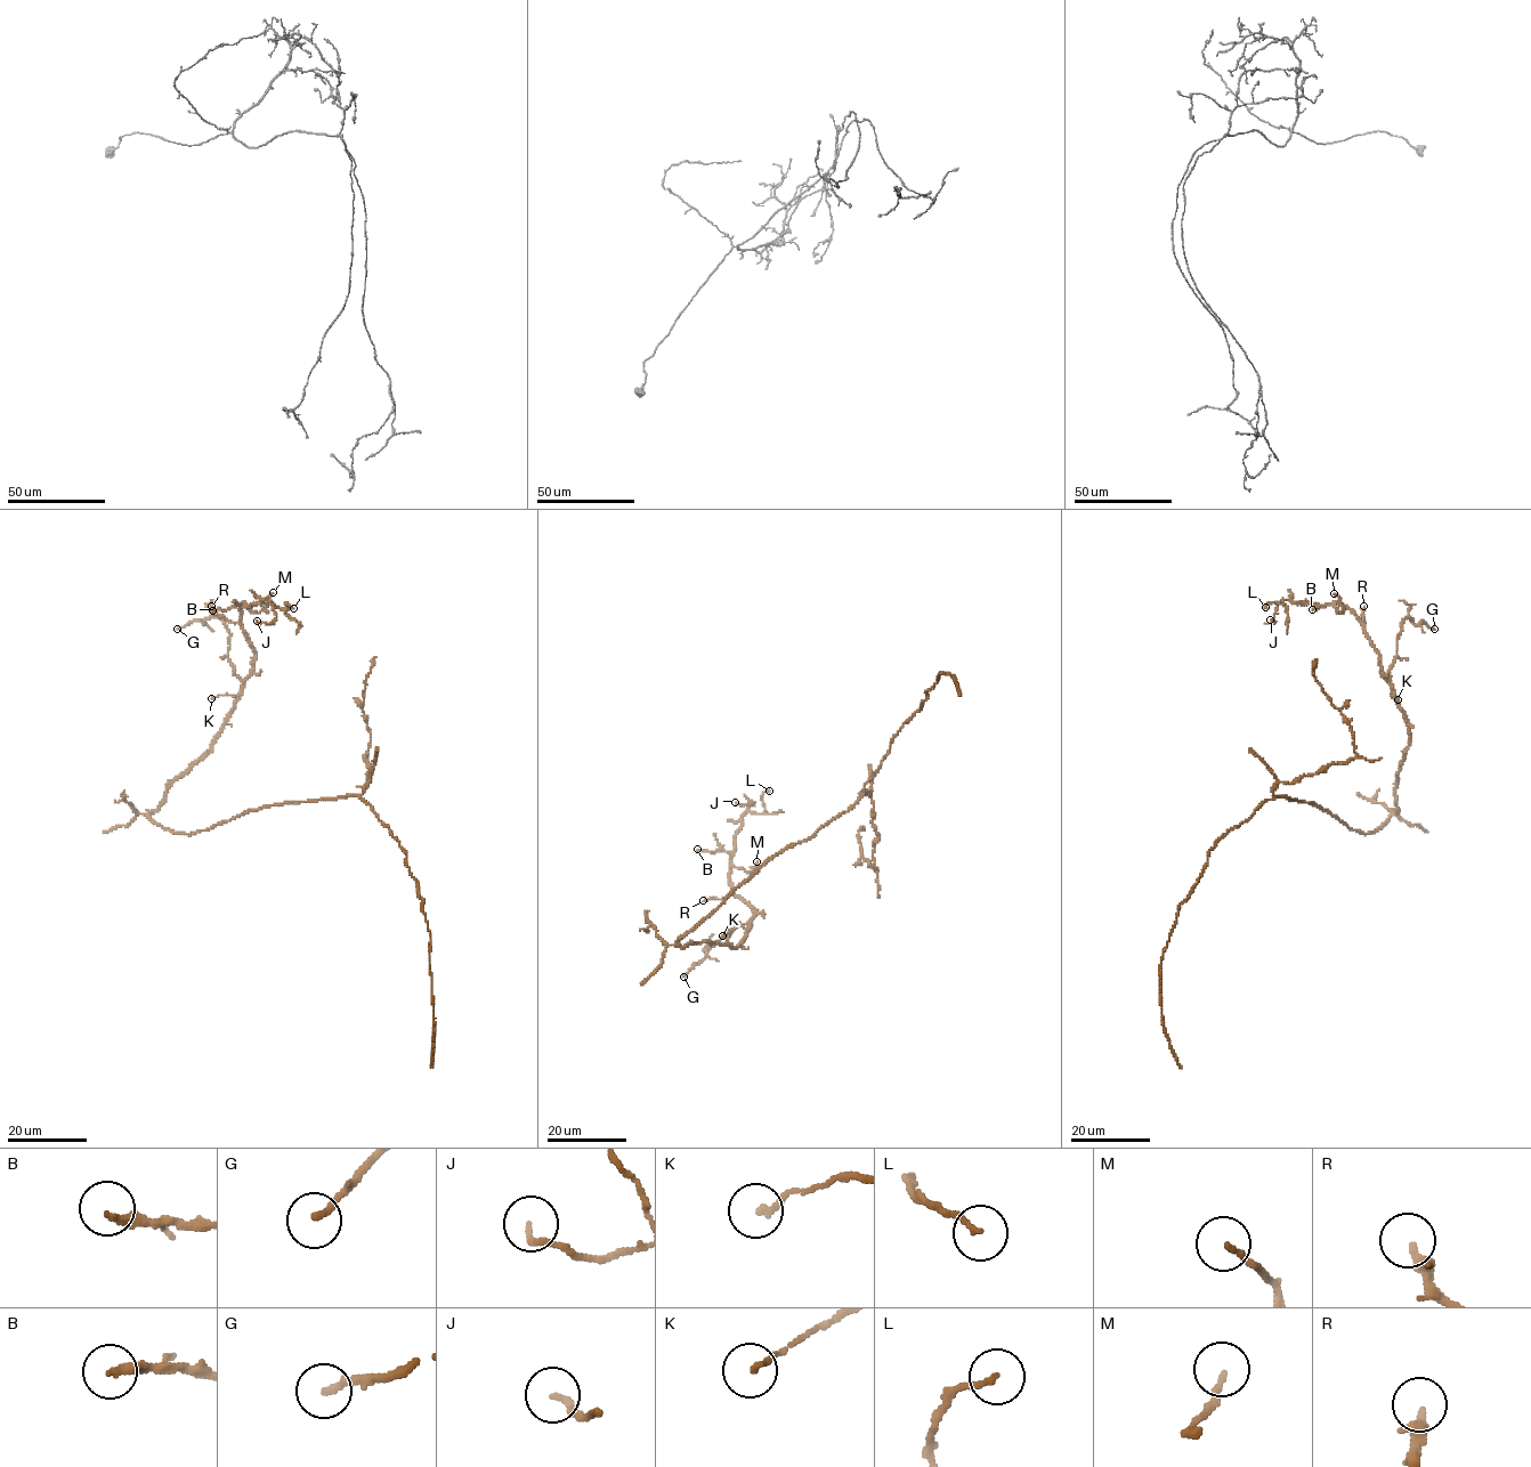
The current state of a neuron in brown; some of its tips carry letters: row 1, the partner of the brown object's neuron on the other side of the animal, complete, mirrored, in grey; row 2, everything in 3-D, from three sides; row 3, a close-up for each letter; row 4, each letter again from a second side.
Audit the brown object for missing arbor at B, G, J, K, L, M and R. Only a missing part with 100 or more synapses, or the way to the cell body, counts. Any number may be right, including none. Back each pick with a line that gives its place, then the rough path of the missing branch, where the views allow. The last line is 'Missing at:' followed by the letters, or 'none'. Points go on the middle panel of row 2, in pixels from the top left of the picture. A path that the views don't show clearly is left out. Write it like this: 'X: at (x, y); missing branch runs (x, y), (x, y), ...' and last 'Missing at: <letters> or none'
Missing at: none

